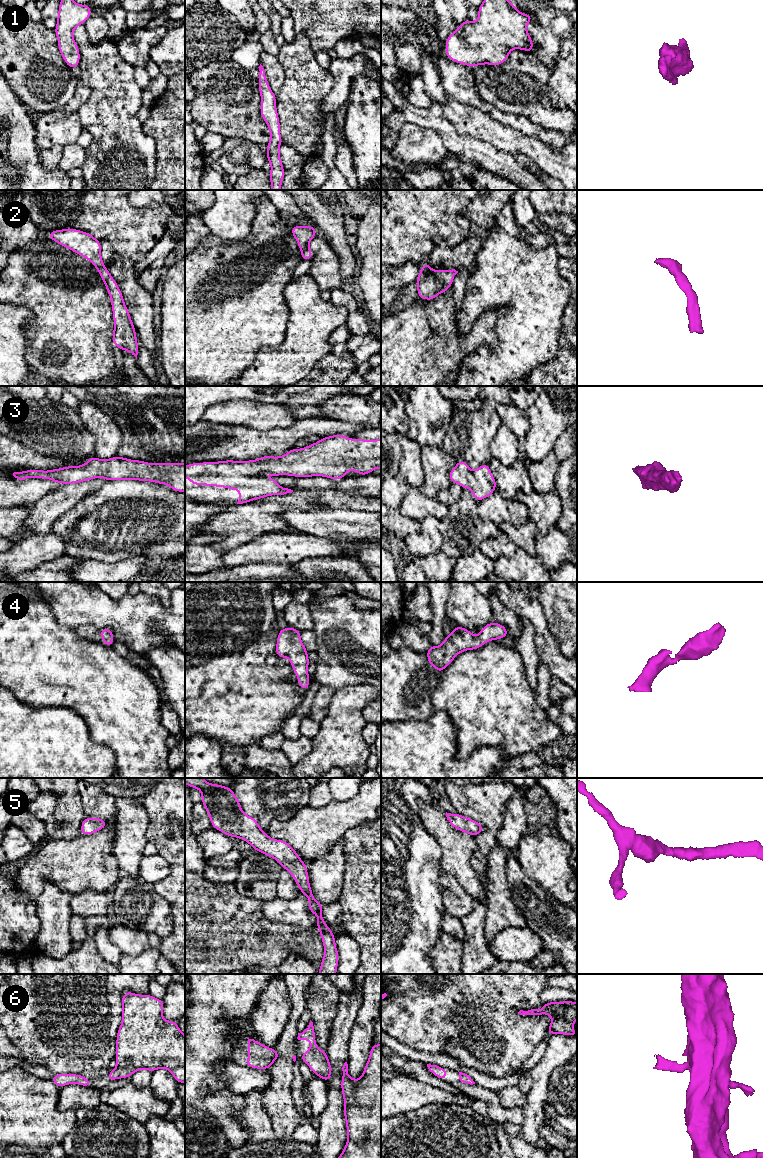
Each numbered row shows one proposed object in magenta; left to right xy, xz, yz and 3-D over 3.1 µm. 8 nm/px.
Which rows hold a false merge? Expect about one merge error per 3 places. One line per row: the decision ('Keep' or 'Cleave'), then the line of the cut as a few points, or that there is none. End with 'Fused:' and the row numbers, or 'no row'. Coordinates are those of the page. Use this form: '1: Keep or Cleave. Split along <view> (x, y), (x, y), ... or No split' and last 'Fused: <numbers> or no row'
1: Keep. No split
2: Keep. No split
3: Keep. No split
4: Keep. No split
5: Keep. No split
6: Keep. No split
Fused: no row

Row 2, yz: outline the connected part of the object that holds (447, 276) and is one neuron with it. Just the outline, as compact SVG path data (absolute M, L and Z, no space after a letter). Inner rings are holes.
M424 262L416 279L419 298L422 300L435 300L440 293L447 292L451 288L457 273L458 271L455 269L449 271L437 269L433 271L430 264Z

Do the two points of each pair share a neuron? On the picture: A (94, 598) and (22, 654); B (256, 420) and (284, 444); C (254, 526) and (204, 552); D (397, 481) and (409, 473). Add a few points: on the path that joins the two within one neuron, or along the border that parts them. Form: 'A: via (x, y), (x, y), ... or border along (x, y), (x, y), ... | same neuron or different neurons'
A: border along (48, 604), (55, 619), (62, 626), (73, 629) | different neurons
B: border along (244, 425), (261, 430), (286, 429), (290, 426) | different neurons
C: border along (201, 532), (219, 535), (210, 544), (226, 550) | different neurons
D: border along (398, 472), (410, 486) | different neurons

